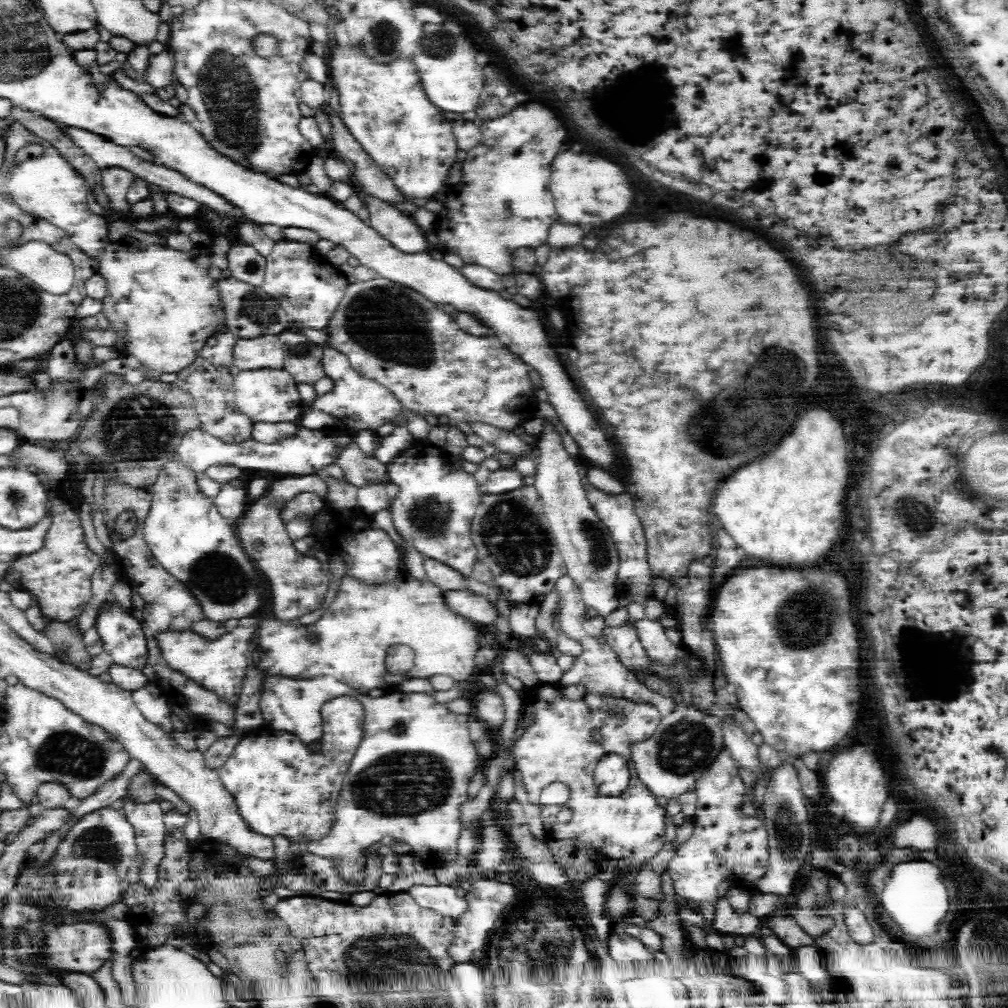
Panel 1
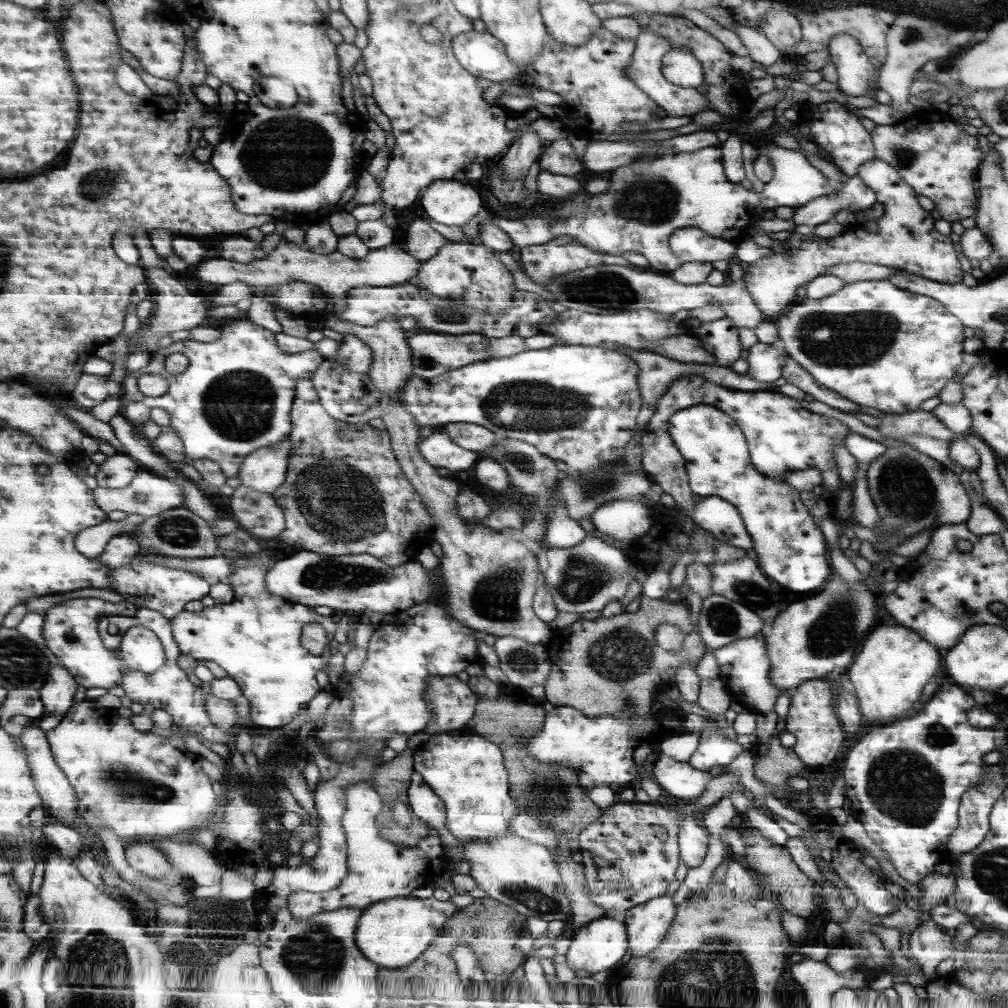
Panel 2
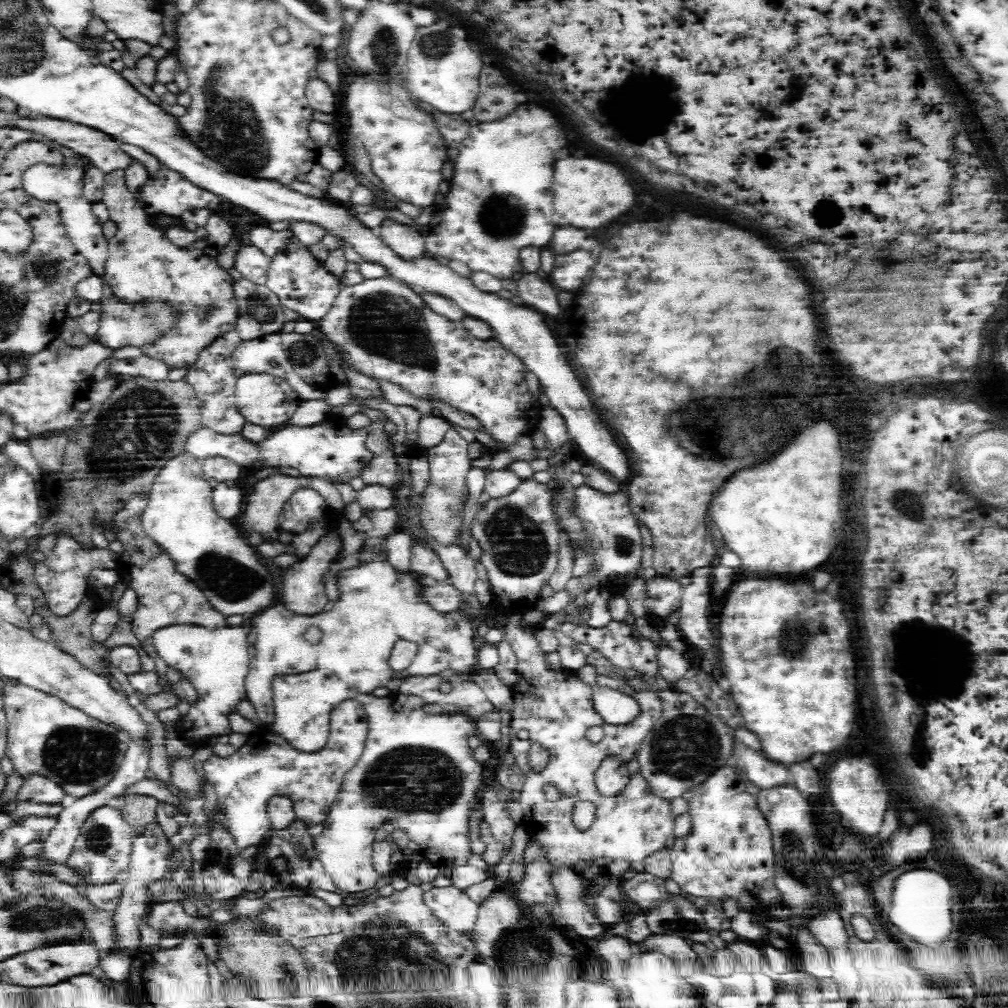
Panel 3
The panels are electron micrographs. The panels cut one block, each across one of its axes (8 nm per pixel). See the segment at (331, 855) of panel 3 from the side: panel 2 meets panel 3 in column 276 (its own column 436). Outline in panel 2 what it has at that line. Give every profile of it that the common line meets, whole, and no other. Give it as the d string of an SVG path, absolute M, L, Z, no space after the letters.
M431 676L427 680L427 694L425 694L425 700L427 704L431 706L433 710L433 718L431 722L427 724L427 728L415 736L409 738L409 748L417 750L419 746L427 744L431 738L435 738L437 734L443 734L443 732L455 732L455 730L465 730L477 716L477 706L481 702L481 698L471 690L469 684L461 682L457 676Z

